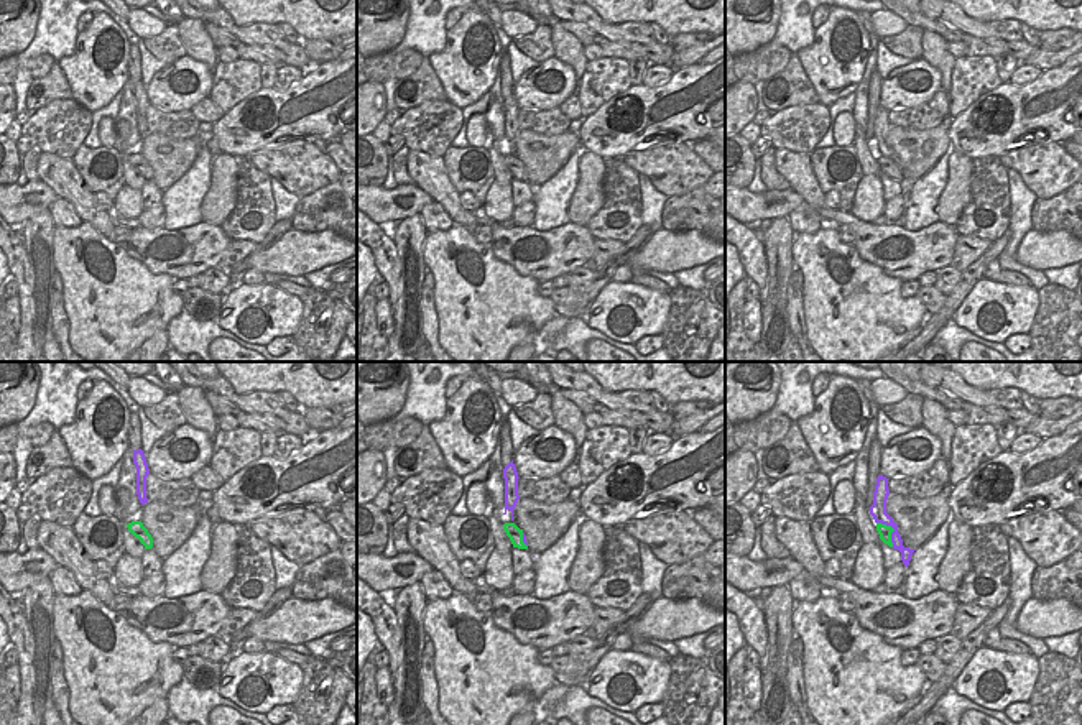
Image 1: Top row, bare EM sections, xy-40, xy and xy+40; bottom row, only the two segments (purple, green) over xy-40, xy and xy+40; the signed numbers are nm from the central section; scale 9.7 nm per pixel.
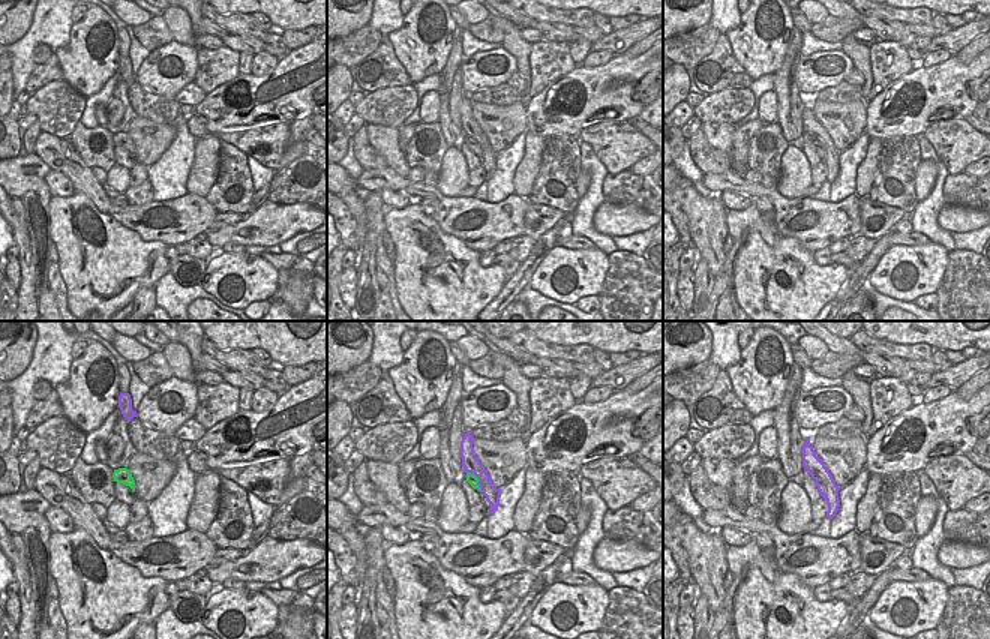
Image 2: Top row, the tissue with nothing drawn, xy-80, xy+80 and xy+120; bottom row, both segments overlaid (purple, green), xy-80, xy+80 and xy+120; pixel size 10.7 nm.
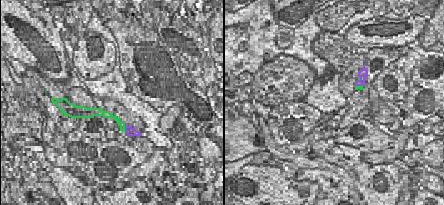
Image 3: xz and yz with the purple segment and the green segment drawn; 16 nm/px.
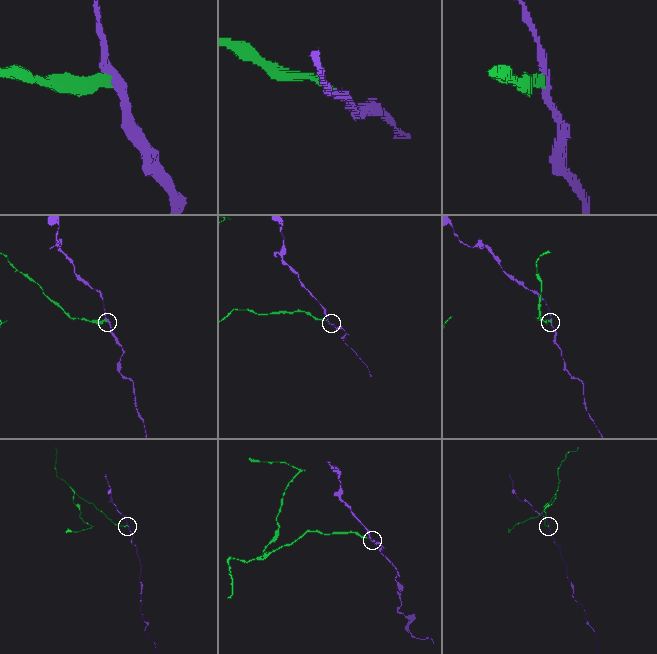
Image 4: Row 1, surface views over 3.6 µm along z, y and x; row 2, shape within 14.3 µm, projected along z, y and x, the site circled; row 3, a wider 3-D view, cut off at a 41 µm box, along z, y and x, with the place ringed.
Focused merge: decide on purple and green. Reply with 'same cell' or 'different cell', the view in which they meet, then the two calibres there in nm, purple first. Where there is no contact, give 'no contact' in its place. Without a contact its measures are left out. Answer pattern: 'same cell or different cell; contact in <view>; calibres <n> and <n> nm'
different cell; contact in xy+40; calibres 160 and 130 nm

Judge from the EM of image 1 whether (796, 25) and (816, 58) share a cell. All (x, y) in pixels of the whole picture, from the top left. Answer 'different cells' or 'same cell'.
different cells

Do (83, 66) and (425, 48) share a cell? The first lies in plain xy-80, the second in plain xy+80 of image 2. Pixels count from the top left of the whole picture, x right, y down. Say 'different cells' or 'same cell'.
same cell

